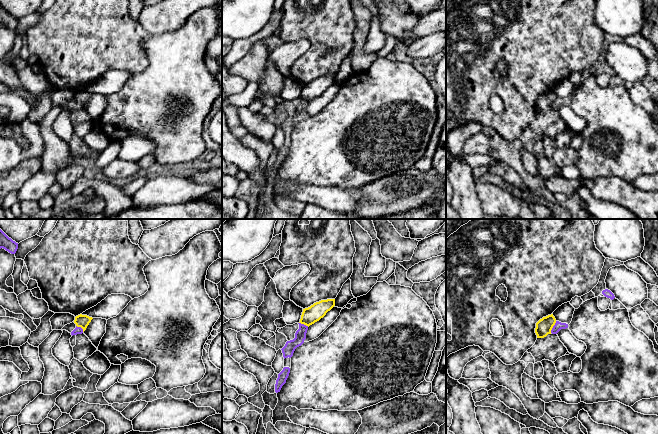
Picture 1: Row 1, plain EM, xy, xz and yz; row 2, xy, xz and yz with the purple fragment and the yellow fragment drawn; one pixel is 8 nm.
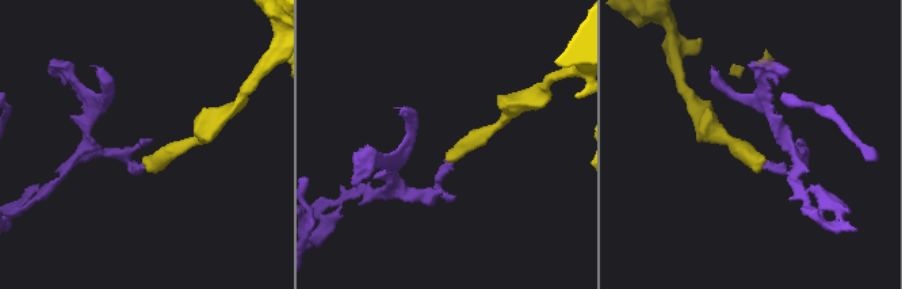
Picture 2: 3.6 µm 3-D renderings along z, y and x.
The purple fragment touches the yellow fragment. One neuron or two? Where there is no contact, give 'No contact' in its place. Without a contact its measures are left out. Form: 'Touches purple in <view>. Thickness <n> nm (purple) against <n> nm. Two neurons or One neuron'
Touches purple in yz. Thickness 70 nm (purple) against 130 nm. Two neurons

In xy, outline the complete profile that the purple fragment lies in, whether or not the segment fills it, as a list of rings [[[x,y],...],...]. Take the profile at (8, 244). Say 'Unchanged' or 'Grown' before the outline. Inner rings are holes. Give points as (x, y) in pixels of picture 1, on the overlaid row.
Unchanged. [[[0,229],[0,249],[3,248],[11,254],[15,254],[18,249],[18,243],[9,238],[1,229]]]

